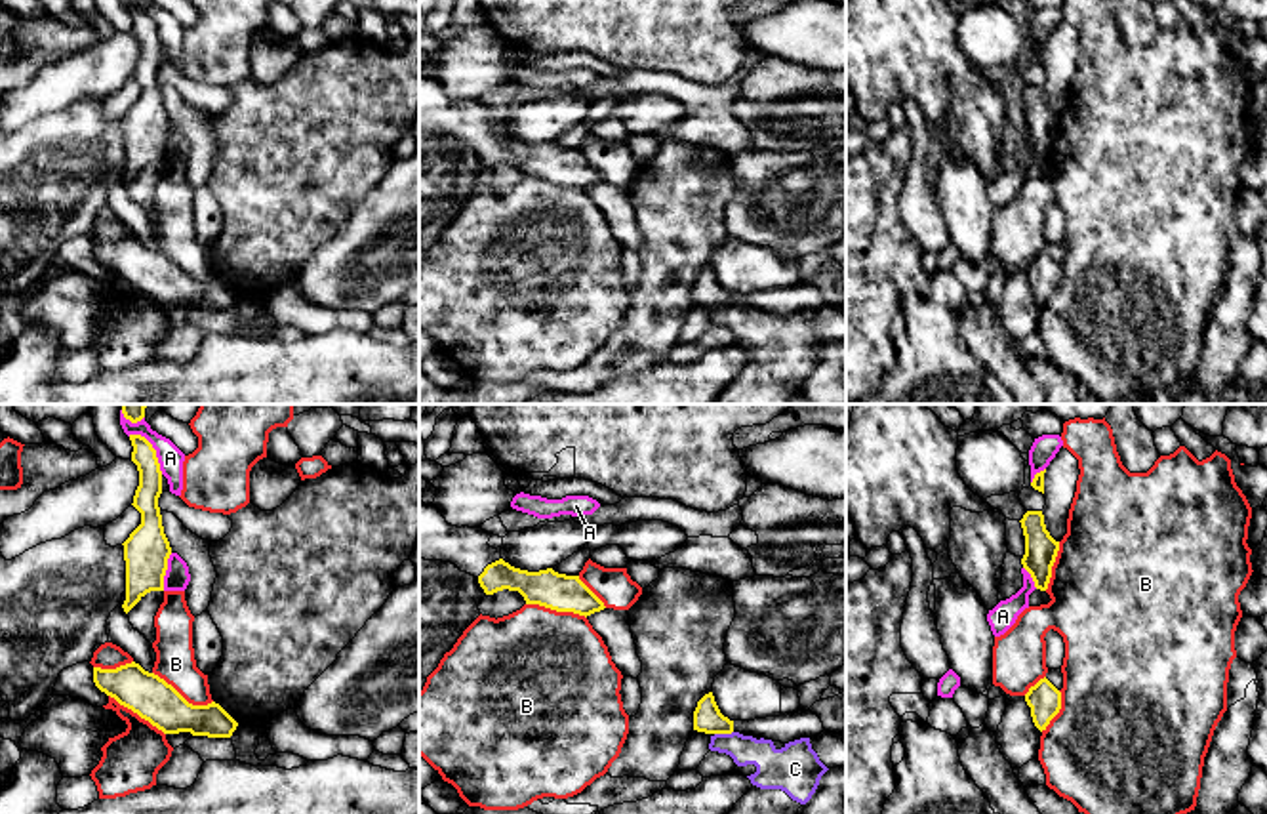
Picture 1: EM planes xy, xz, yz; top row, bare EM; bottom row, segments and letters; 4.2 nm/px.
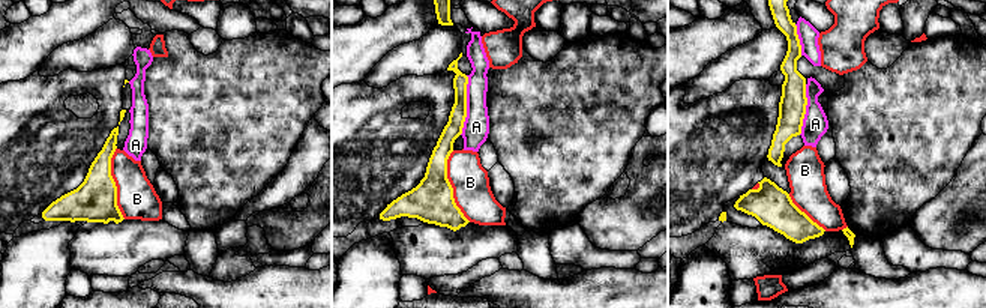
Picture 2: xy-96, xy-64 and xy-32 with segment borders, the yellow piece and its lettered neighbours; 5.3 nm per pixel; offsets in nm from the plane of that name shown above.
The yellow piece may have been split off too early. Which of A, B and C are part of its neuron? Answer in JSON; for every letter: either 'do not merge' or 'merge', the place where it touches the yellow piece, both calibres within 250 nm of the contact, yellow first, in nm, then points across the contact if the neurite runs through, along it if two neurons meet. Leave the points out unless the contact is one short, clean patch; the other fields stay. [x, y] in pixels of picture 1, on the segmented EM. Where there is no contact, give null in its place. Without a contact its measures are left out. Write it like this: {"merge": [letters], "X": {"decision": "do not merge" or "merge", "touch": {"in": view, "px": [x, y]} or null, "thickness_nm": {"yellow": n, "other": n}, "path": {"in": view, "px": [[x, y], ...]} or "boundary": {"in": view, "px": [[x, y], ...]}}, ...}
{"merge": ["C"], "A": {"decision": "do not merge", "touch": {"in": "xy", "px": [153, 448]}, "thickness_nm": {"yellow": 110, "other": 110}}, "B": {"decision": "do not merge", "touch": {"in": "xy", "px": [181, 696]}, "thickness_nm": {"yellow": 180, "other": 170}}, "C": {"decision": "merge", "touch": {"in": "xz", "px": [723, 732]}, "thickness_nm": {"yellow": 120, "other": 140}, "path": {"in": "xz", "px": [[707, 717], [723, 732], [772, 765]]}}}

